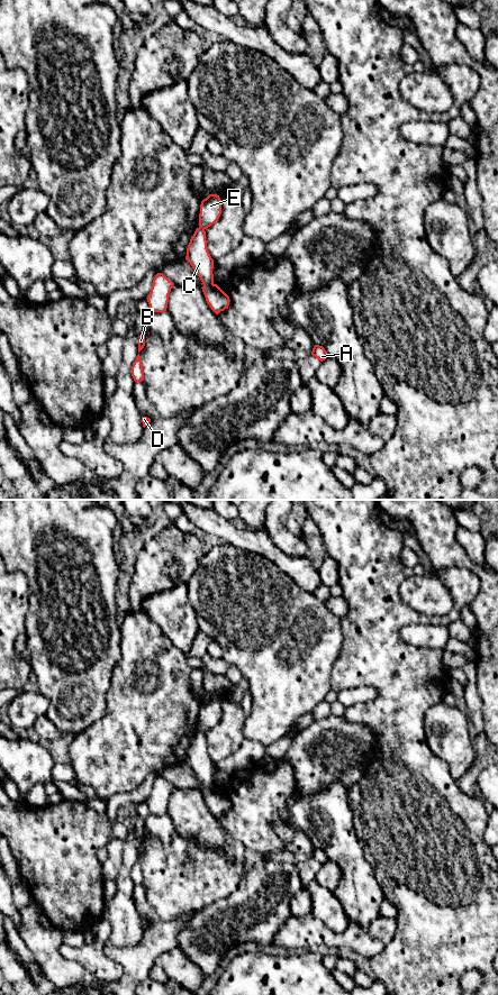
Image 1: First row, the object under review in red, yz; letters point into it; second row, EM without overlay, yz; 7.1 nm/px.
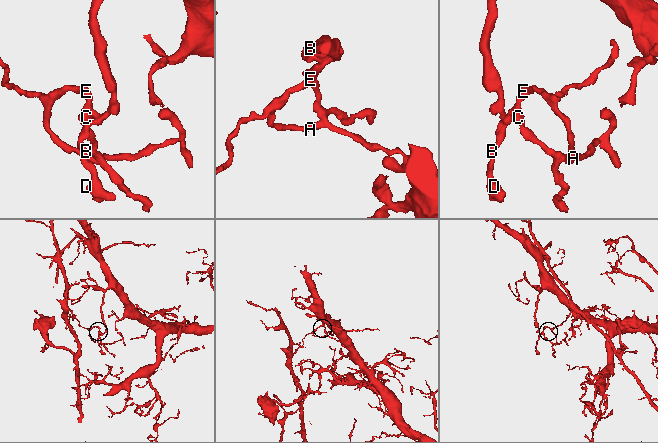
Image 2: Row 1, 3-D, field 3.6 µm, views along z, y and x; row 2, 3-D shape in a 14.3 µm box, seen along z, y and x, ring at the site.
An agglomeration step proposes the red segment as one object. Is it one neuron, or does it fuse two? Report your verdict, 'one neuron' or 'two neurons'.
two neurons

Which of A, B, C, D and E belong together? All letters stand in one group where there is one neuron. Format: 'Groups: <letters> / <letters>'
Groups: A E / B C D

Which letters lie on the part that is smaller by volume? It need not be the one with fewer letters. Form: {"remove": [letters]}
{"remove": ["A", "E"]}

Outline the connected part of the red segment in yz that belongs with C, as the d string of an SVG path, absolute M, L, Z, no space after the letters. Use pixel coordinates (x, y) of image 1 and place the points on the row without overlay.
M197 731L187 751L185 763L190 766L203 789L214 787L214 763L211 761L206 743L206 734Z

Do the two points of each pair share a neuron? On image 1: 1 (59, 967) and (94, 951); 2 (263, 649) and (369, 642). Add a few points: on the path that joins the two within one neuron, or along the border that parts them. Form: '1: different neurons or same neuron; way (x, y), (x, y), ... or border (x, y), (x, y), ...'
1: different neurons; border (60, 945), (68, 959), (94, 976)
2: different neurons; border (341, 619), (343, 646), (332, 667)

